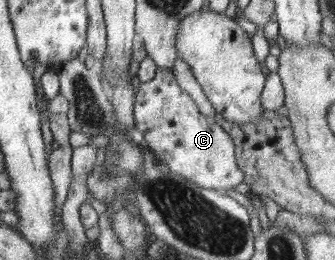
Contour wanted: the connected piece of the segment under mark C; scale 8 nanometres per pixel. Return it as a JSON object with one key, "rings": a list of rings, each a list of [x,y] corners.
{"rings":[[[158,68],[153,80],[141,83],[136,92],[134,119],[136,128],[143,132],[146,149],[155,153],[156,163],[167,165],[173,173],[180,174],[204,189],[221,191],[231,191],[245,181],[245,174],[239,169],[231,136],[214,118],[203,116],[199,112],[193,99],[177,84],[171,69]]]}

